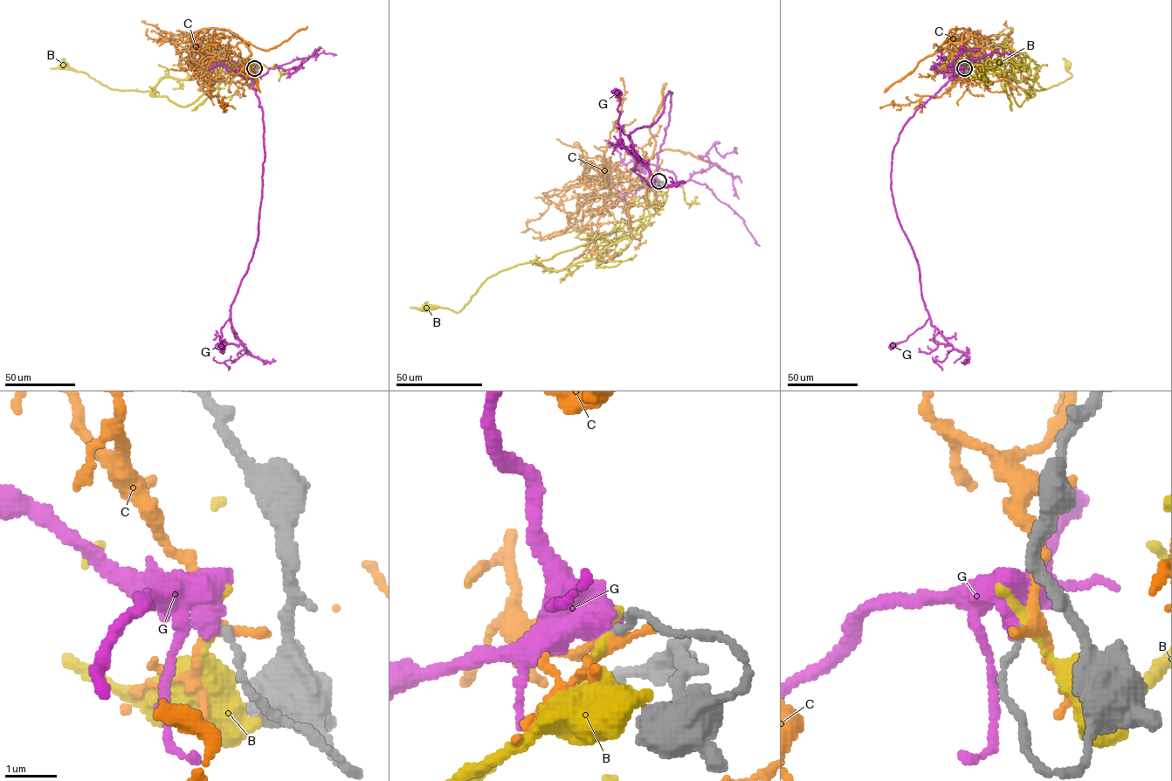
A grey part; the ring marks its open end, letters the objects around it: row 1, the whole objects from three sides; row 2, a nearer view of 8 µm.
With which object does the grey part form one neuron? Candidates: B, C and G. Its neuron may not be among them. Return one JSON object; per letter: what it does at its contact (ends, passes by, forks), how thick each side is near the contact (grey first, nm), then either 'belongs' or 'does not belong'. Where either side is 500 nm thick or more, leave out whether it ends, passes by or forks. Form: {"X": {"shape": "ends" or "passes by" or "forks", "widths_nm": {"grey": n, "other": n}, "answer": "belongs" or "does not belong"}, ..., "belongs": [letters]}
{"B": {"shape": "ends", "widths_nm": {"grey": 150, "other": 240}, "answer": "does not belong"}, "C": {"shape": "passes by", "widths_nm": {"grey": 150, "other": 200}, "answer": "does not belong"}, "G": {"shape": "ends", "widths_nm": {"grey": 150, "other": 440}, "answer": "does not belong"}, "belongs": []}

